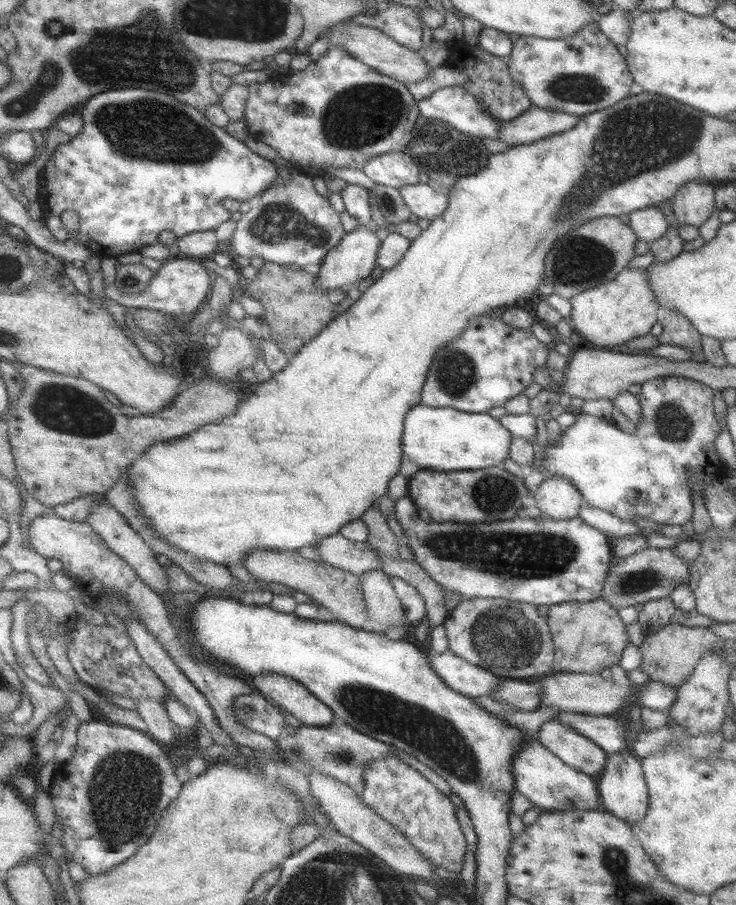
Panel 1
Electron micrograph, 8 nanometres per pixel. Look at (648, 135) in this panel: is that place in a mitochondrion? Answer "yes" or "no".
yes

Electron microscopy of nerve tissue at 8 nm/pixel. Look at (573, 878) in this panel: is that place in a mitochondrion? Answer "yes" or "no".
no

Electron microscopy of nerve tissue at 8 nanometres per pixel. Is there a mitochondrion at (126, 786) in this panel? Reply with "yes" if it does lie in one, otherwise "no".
yes

